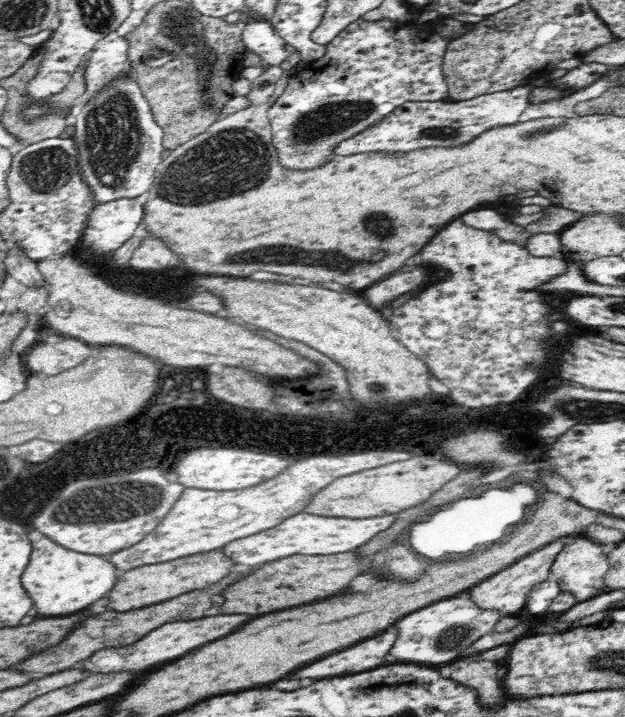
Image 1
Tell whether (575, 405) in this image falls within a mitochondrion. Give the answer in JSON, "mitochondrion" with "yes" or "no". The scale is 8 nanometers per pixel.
{"mitochondrion":"yes"}

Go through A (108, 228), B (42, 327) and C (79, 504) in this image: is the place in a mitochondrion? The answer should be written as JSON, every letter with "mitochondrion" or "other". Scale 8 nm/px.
{"A":"other","B":"other","C":"mitochondrion"}

